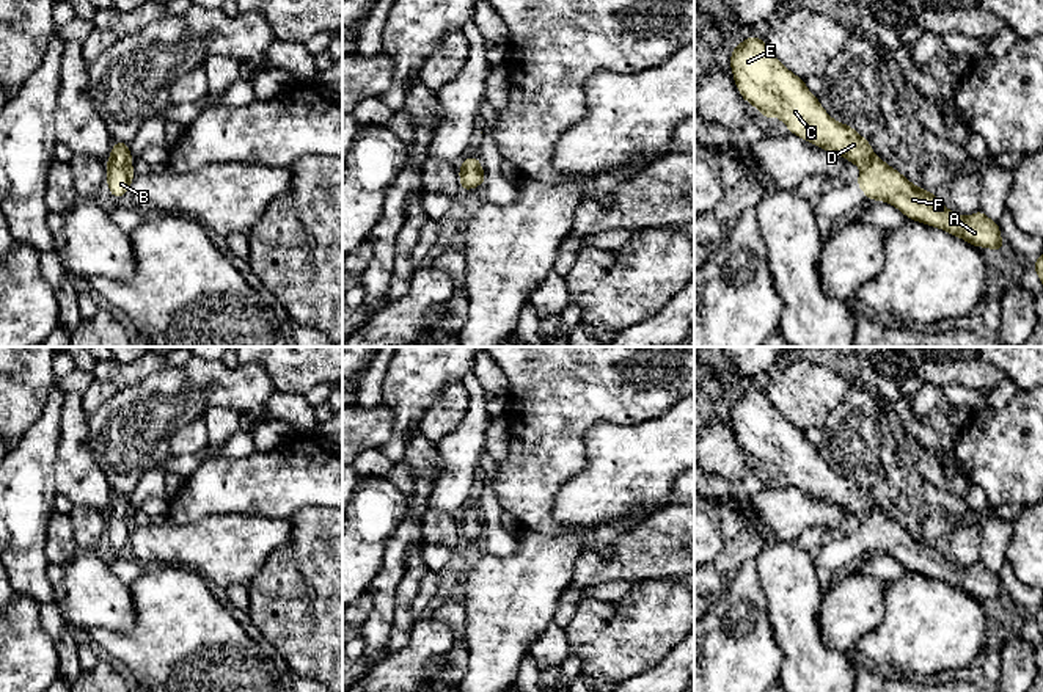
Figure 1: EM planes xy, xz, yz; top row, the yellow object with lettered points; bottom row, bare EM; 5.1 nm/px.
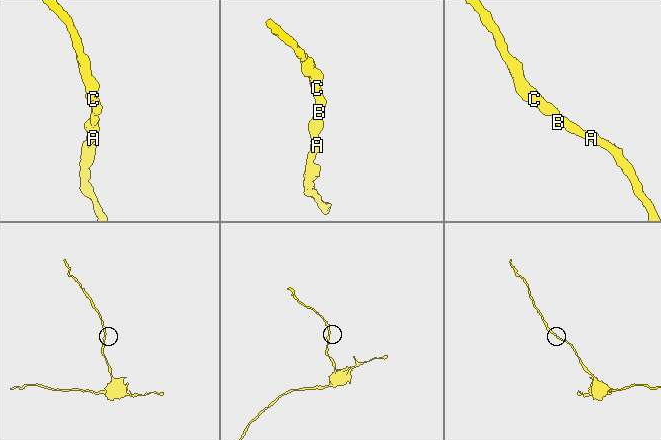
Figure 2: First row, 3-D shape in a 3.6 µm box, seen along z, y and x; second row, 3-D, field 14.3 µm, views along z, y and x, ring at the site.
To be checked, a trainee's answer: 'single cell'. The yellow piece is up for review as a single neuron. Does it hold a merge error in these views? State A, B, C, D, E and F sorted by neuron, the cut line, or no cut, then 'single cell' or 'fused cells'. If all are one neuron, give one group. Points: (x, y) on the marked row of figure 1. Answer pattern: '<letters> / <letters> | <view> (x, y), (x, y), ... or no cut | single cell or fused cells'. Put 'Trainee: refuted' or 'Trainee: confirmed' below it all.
A B C D E F | no cut | single cell
Trainee: confirmed

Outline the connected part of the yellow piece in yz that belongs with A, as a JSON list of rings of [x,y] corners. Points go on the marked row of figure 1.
[[[746,38],[734,47],[730,67],[737,89],[763,119],[776,116],[800,138],[845,157],[859,166],[856,185],[867,199],[891,202],[909,220],[947,231],[972,246],[1001,251],[1001,229],[982,210],[963,217],[950,212],[935,193],[913,185],[872,151],[869,140],[853,127],[834,121],[804,80],[790,72],[760,38]]]

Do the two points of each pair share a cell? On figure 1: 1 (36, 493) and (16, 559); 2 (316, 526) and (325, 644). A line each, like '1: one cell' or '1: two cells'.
1: one cell
2: one cell

